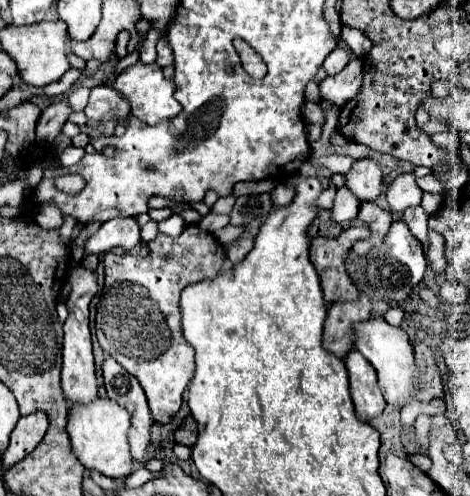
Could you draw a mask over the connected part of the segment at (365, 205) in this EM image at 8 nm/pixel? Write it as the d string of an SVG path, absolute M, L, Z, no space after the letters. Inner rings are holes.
M363 201L361 209L359 209L359 219L365 221L367 229L371 231L371 235L369 235L369 239L365 243L355 243L353 245L353 251L359 257L363 257L363 255L369 253L371 247L377 247L379 243L383 243L383 237L389 231L389 225L391 225L391 213L381 209L373 201Z

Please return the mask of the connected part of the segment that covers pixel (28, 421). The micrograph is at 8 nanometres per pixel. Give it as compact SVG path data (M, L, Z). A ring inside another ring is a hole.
M33 413L27 417L21 417L11 433L9 447L3 453L3 467L9 469L23 457L27 457L43 439L43 433L47 431L47 415L45 413Z

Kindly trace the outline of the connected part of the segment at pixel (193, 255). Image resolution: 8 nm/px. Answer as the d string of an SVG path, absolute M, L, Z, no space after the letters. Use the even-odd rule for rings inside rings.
M199 225L185 227L179 237L159 233L149 245L151 253L145 259L131 253L103 255L105 287L97 305L95 329L103 351L141 383L153 421L169 423L183 403L183 391L195 369L195 351L185 341L181 329L179 297L187 285L219 273L225 247L209 231L199 229Z

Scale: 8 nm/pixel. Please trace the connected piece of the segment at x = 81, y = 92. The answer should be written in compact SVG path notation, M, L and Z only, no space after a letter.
M77 87L69 93L69 105L73 111L83 111L89 99L89 89L87 87Z

